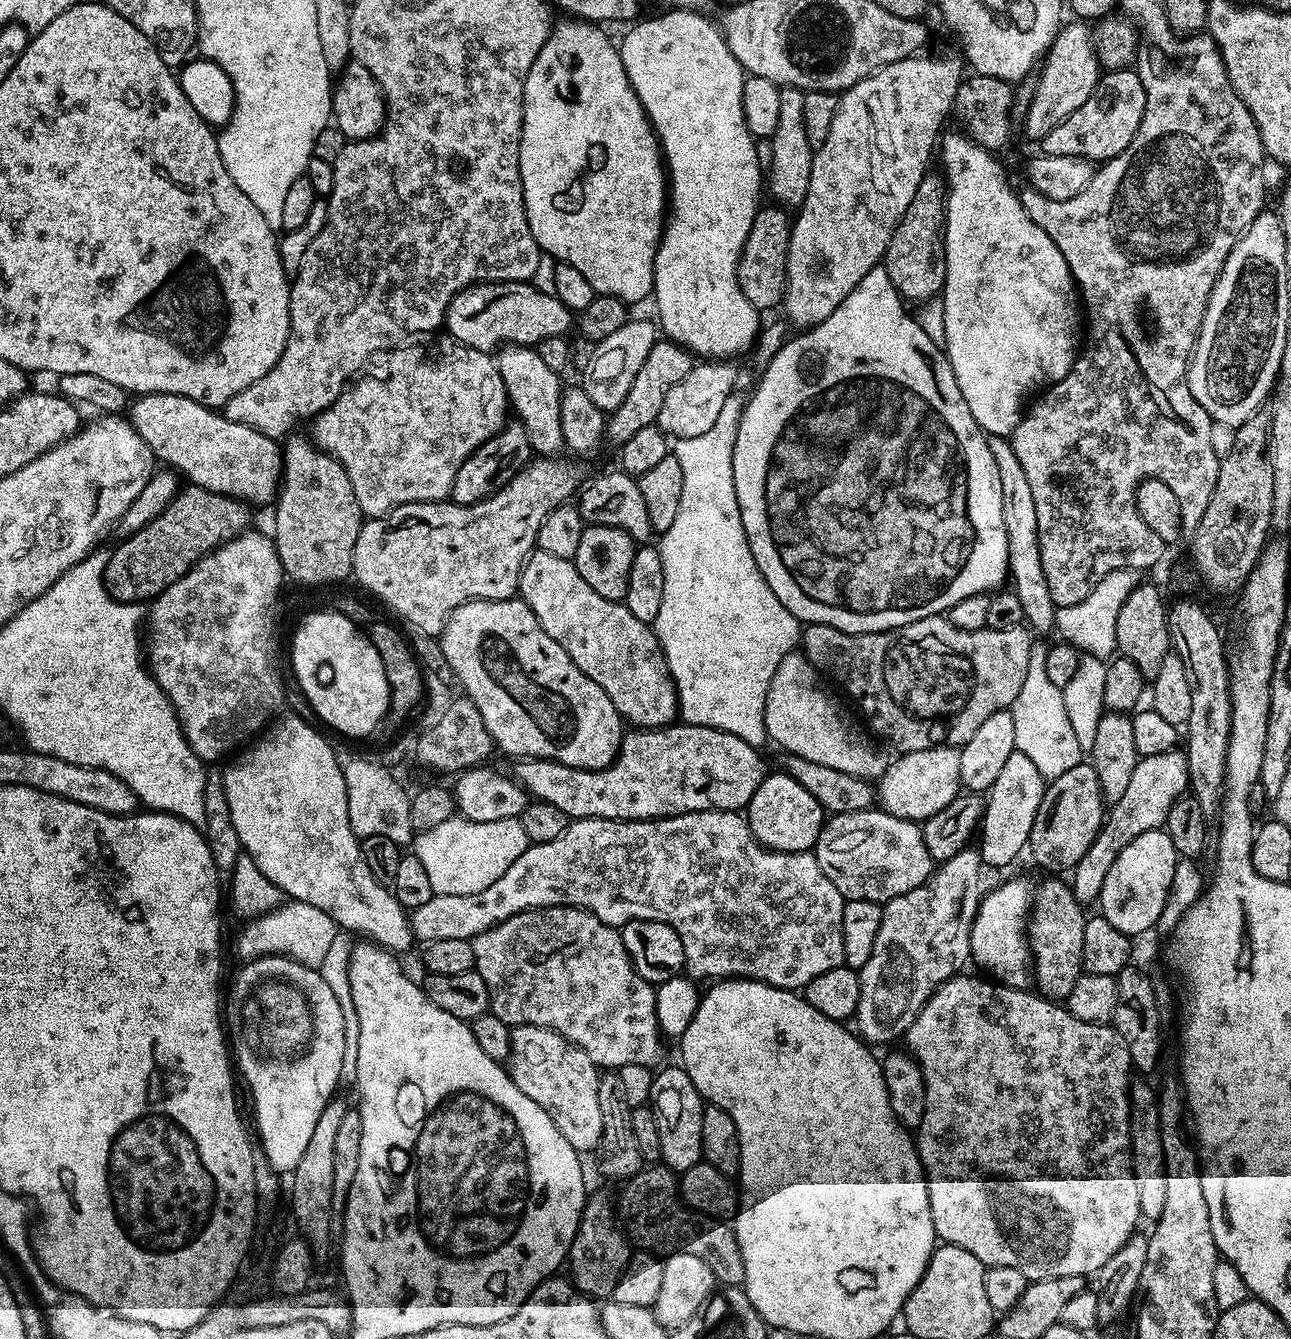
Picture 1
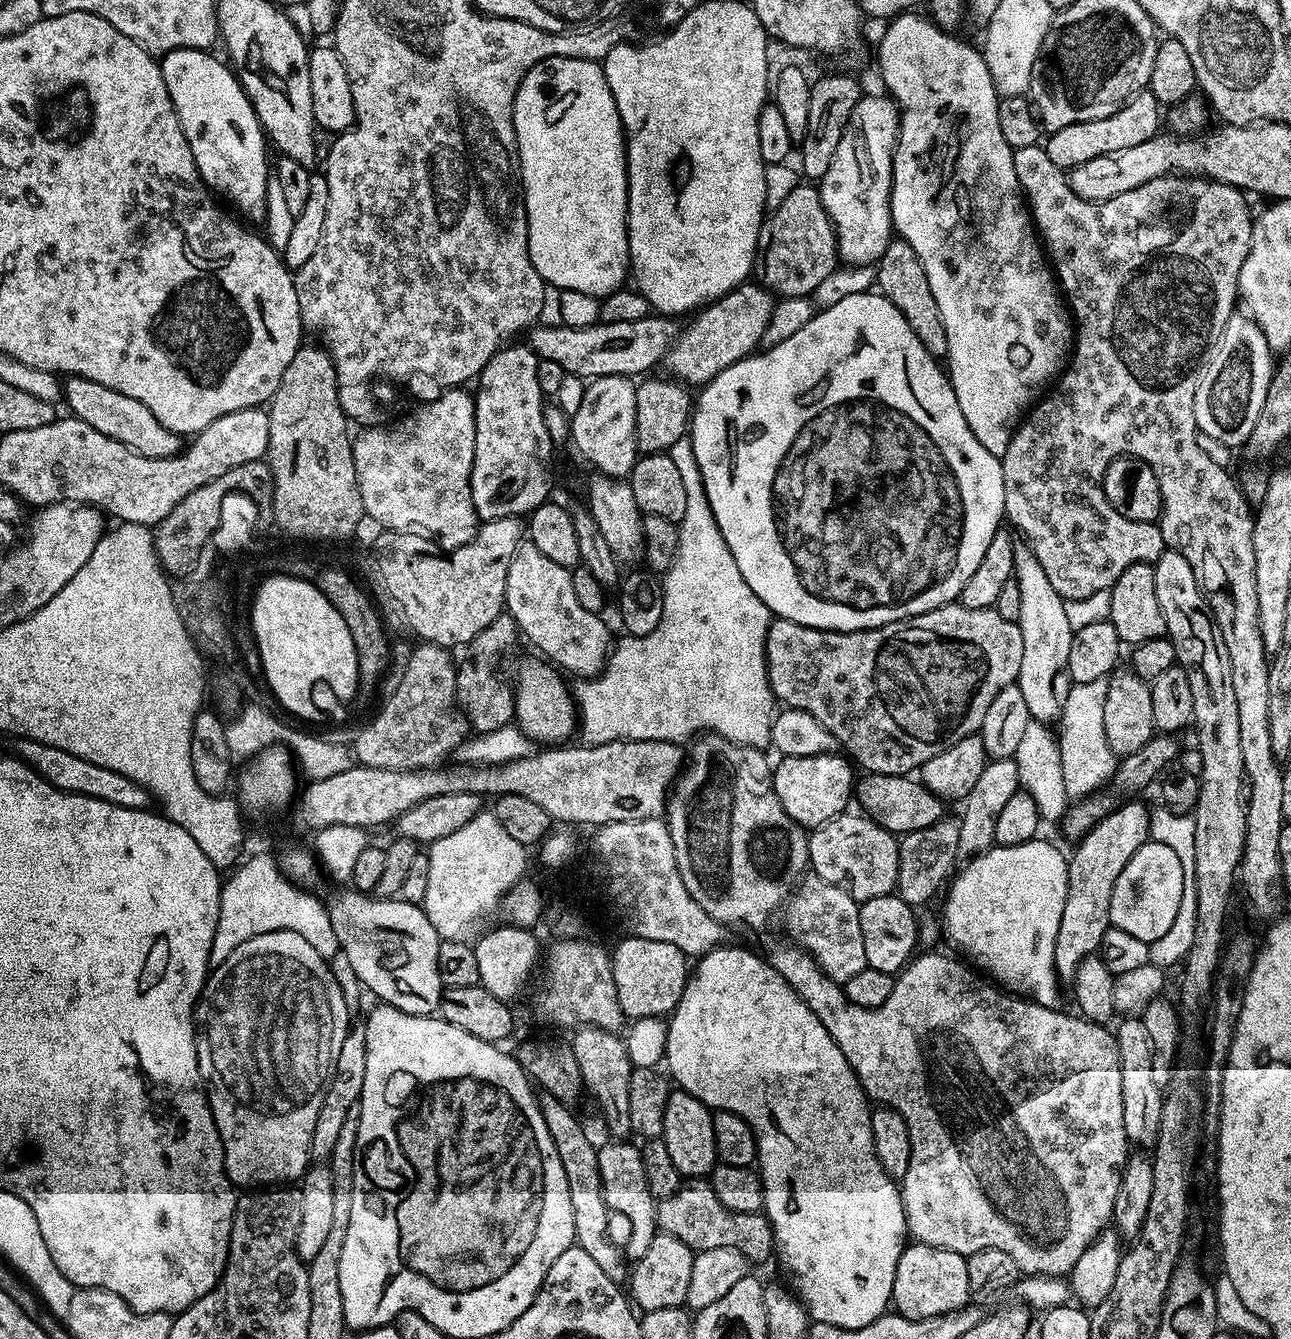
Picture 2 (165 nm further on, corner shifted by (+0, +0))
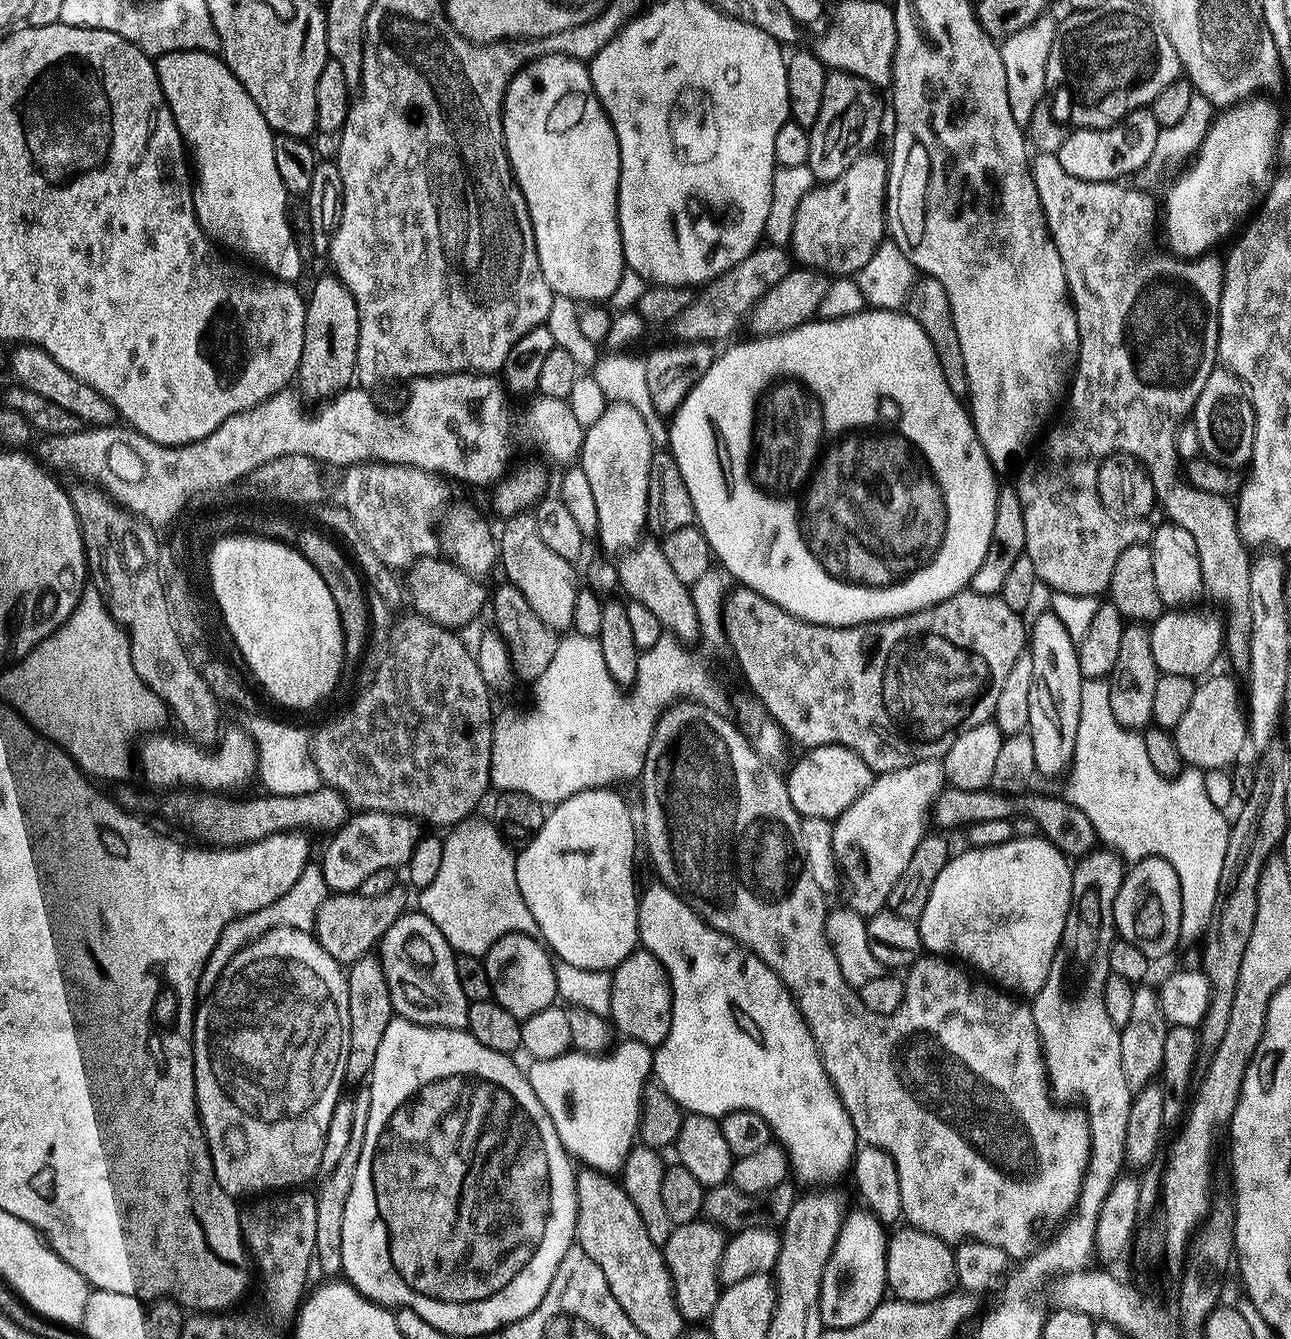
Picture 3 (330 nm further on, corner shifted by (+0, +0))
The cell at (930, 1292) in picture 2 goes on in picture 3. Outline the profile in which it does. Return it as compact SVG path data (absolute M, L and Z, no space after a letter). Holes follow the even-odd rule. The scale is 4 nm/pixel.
M904 1226L901 1232L892 1232L886 1258L887 1287L897 1300L930 1302L953 1291L956 1284L954 1251L947 1240L939 1240L921 1228Z

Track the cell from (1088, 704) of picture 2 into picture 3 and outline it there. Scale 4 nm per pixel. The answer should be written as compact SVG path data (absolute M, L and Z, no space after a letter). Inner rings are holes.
M1082 679L1078 738L1074 742L1074 758L1067 777L1066 798L1071 804L1078 806L1078 810L1082 810L1086 818L1090 818L1097 837L1117 856L1128 862L1160 856L1170 862L1170 866L1174 866L1182 890L1180 938L1184 942L1196 940L1200 935L1203 937L1213 927L1230 827L1229 817L1224 817L1216 809L1204 776L1201 769L1191 766L1185 767L1180 775L1171 778L1158 774L1146 754L1143 735L1139 731L1124 728L1118 718L1114 718L1114 710L1110 707L1108 680Z

